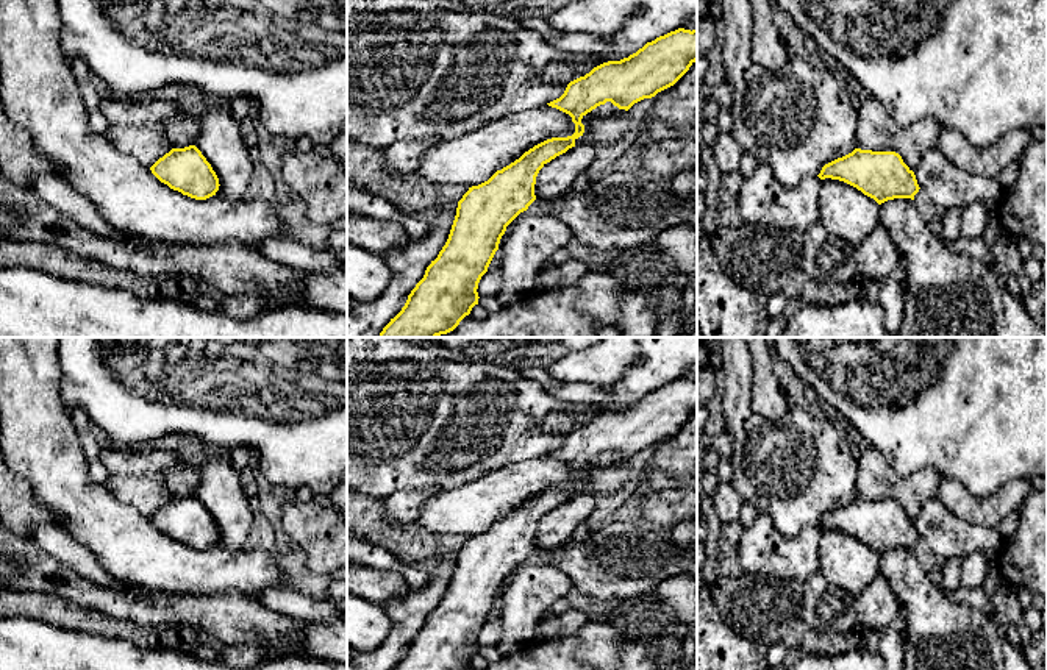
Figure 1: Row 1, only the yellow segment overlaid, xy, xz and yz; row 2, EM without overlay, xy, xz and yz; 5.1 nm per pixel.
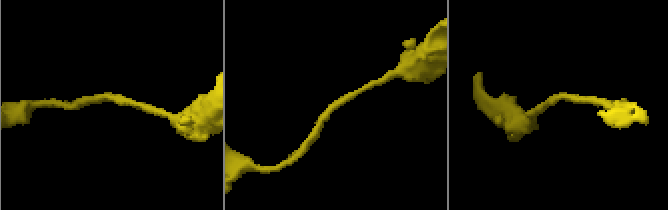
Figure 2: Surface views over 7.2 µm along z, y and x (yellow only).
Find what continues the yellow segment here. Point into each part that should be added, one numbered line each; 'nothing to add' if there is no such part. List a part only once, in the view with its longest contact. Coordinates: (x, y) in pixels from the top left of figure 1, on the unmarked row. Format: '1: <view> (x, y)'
nothing to add

